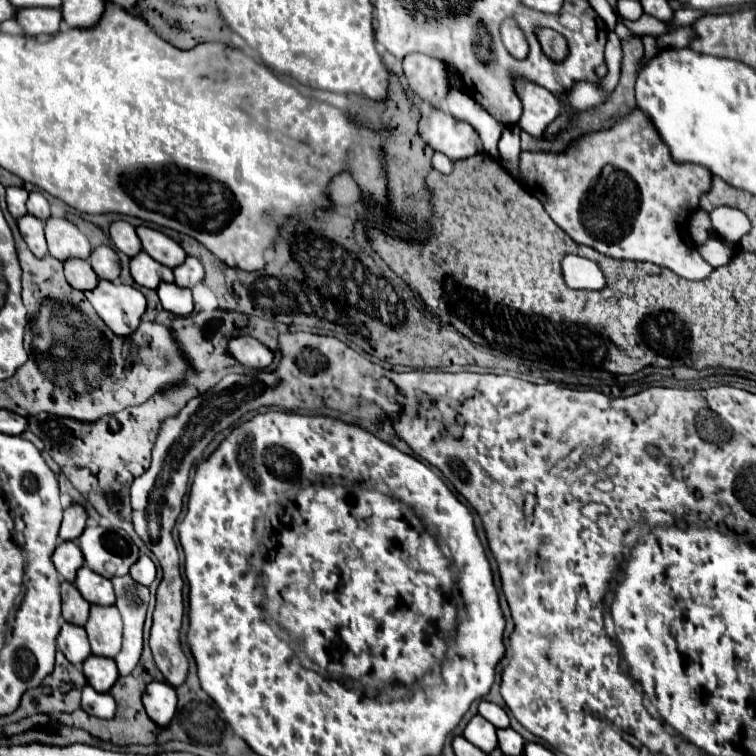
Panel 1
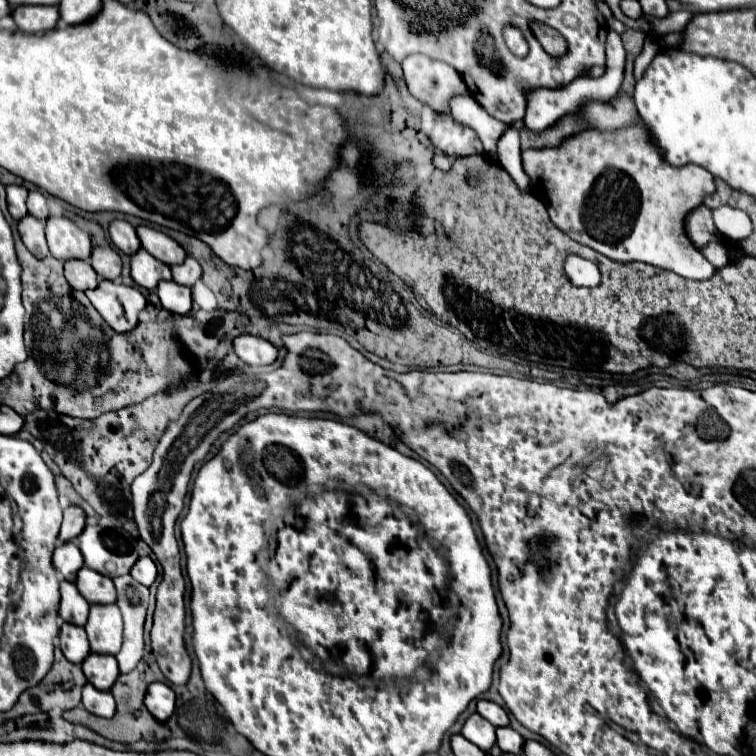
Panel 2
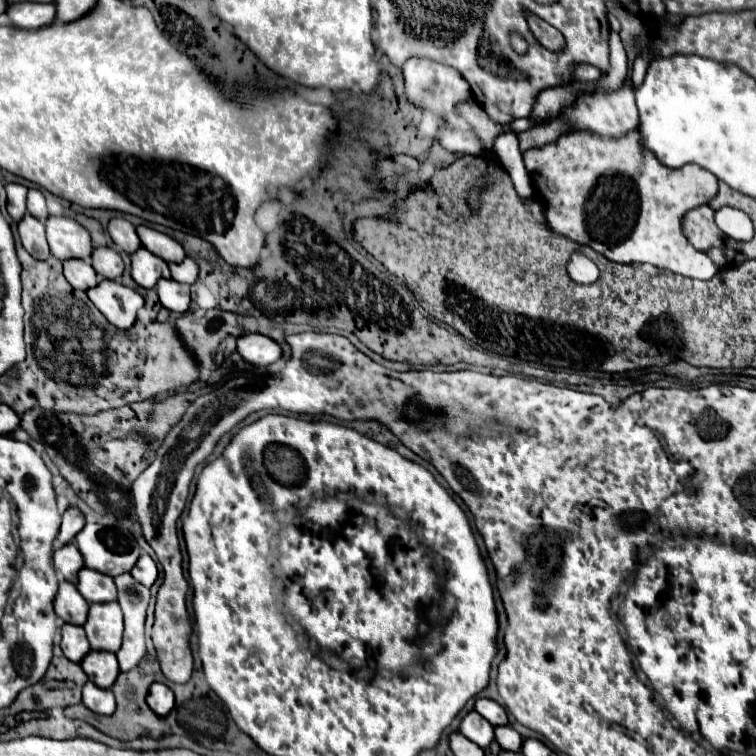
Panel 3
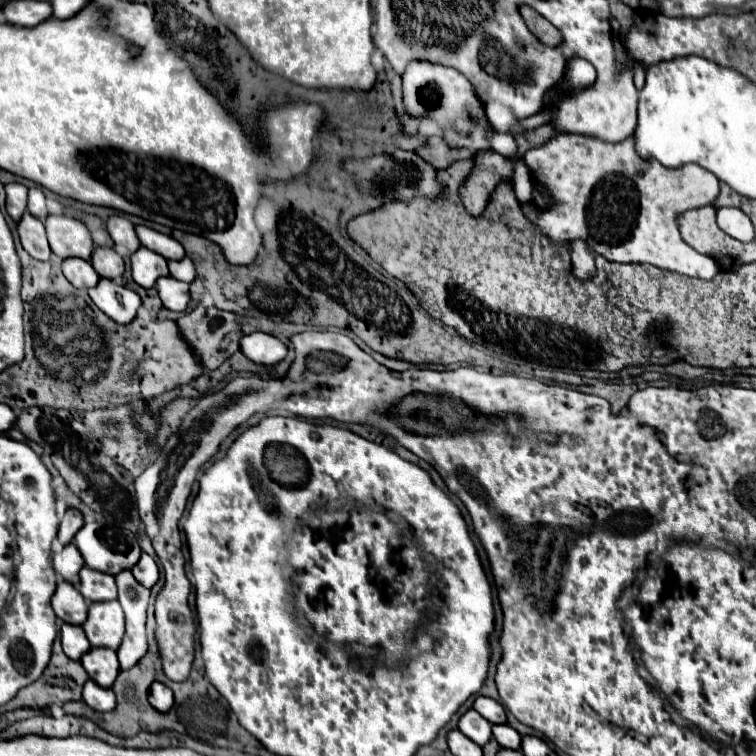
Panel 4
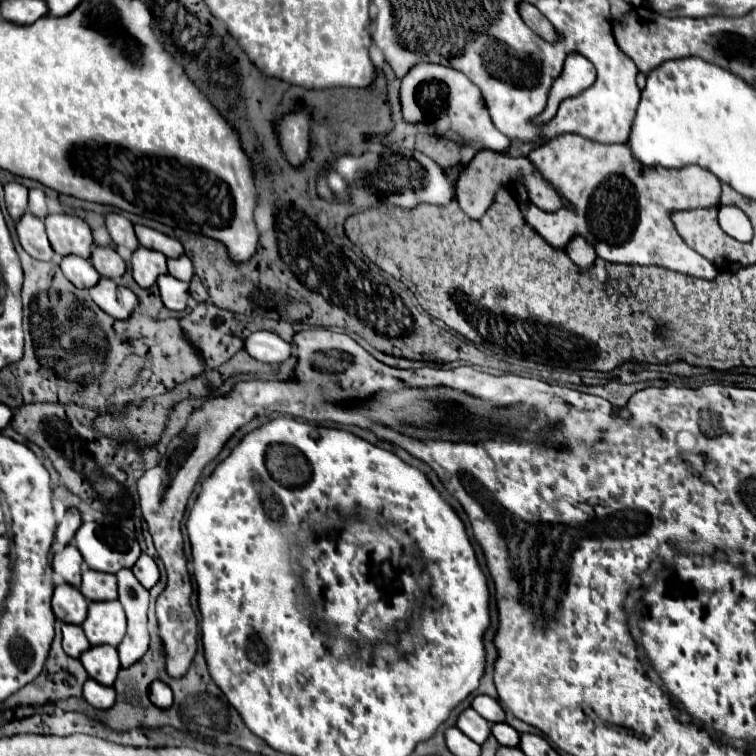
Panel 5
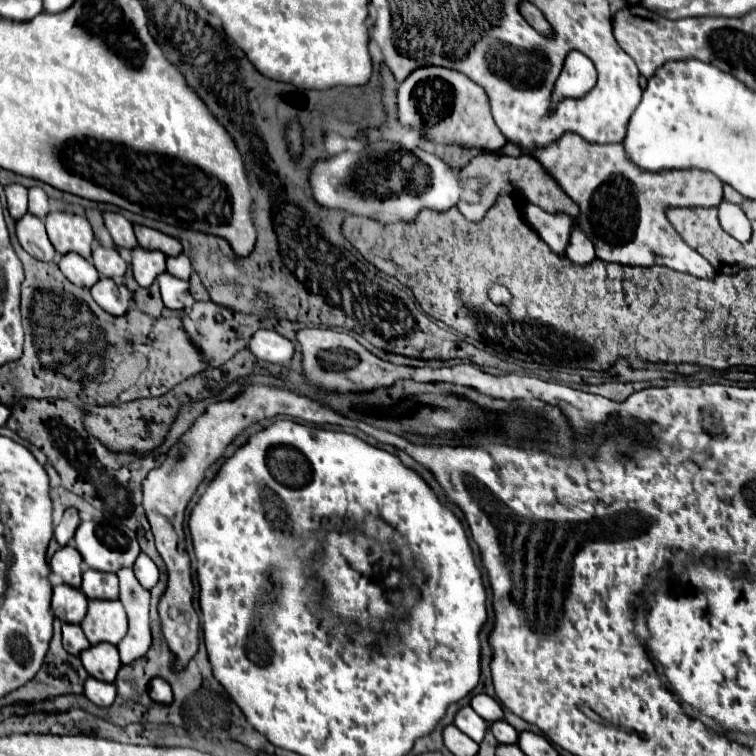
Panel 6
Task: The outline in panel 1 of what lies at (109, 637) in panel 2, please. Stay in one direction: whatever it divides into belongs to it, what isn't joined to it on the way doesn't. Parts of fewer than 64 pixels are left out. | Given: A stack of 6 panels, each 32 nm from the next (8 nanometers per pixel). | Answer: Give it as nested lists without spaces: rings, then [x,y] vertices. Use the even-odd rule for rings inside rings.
[[[90,606],[90,618],[86,622],[88,640],[92,654],[114,658],[122,646],[122,618],[118,608],[112,606]]]

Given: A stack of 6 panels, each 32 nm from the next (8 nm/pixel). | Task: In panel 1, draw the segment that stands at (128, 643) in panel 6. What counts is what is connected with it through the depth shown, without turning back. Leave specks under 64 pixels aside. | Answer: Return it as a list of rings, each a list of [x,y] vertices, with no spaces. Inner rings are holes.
[[[132,576],[112,578],[116,590],[116,606],[124,620],[124,644],[114,658],[120,676],[130,674],[142,656],[142,626],[148,610],[148,588],[132,580]]]

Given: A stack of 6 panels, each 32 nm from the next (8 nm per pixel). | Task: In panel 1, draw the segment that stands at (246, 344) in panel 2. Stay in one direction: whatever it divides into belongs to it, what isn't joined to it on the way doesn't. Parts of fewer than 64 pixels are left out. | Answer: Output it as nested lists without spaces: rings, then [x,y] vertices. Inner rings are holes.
[[[240,336],[240,338],[230,340],[228,350],[232,352],[232,356],[238,362],[242,362],[246,366],[254,366],[254,368],[270,366],[274,360],[274,352],[252,336]]]

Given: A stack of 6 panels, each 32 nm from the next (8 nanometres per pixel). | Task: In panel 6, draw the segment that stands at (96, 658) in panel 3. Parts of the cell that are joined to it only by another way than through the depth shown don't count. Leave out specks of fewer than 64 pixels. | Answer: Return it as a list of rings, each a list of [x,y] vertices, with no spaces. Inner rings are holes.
[[[100,642],[96,646],[86,648],[80,654],[80,660],[90,676],[96,676],[98,680],[104,680],[104,682],[114,682],[116,672],[122,666],[116,646],[112,646],[108,642]]]

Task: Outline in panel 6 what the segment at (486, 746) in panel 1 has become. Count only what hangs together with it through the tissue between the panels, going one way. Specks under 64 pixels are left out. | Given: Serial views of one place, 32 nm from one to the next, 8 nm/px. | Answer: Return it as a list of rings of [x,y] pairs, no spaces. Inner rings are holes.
[[[462,706],[454,716],[454,726],[458,726],[466,736],[470,736],[474,742],[482,742],[486,732],[486,722],[470,708]]]

